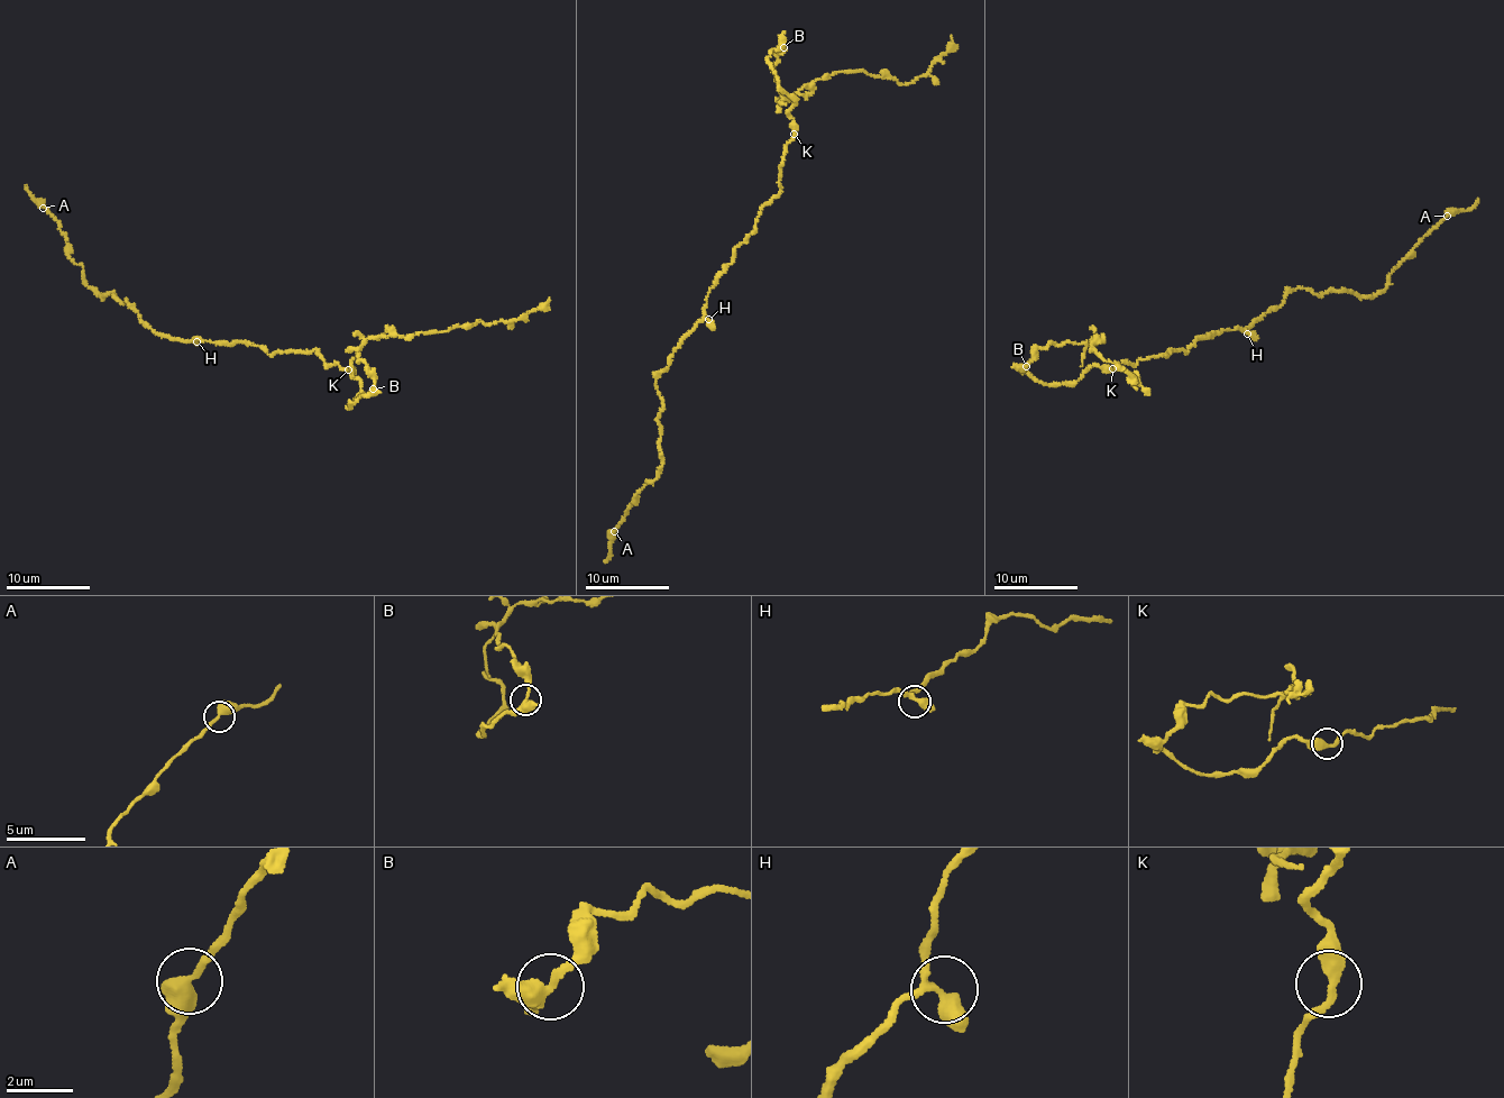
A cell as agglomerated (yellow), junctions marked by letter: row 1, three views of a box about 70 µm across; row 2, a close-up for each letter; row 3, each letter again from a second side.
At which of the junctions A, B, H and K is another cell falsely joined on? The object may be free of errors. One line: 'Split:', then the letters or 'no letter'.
Split: B

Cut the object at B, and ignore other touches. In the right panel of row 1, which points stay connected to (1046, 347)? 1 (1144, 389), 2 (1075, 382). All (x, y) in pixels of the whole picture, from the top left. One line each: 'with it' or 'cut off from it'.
1: with it
2: cut off from it

